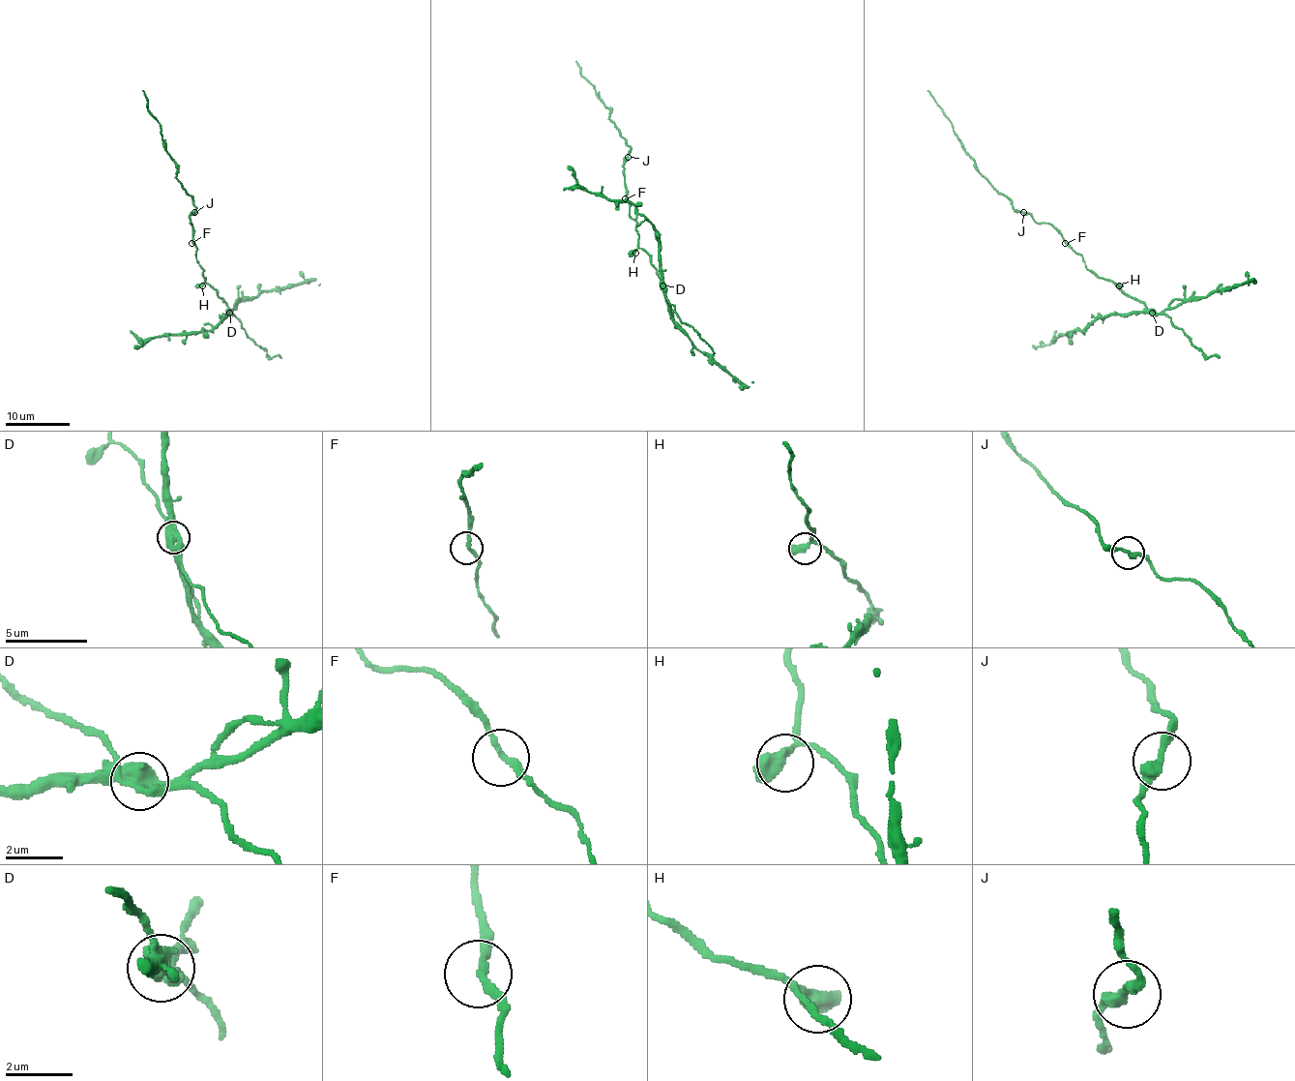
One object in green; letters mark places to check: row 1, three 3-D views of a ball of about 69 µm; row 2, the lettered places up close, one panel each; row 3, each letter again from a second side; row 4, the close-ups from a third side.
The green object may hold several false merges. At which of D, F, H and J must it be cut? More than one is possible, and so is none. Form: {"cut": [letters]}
{"cut": ["D"]}

